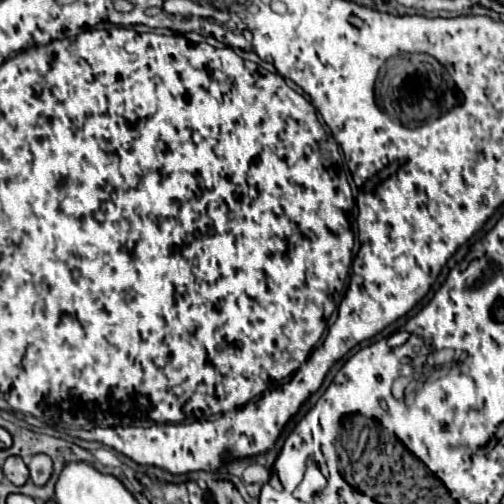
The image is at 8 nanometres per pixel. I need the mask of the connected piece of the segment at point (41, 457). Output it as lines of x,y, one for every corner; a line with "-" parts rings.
35,454
35,456
31,458
31,462
29,462
29,472
31,472
31,480
33,480
35,484
43,486
43,484
49,480
51,472
53,472
53,462
51,462
51,458
49,458
47,454

